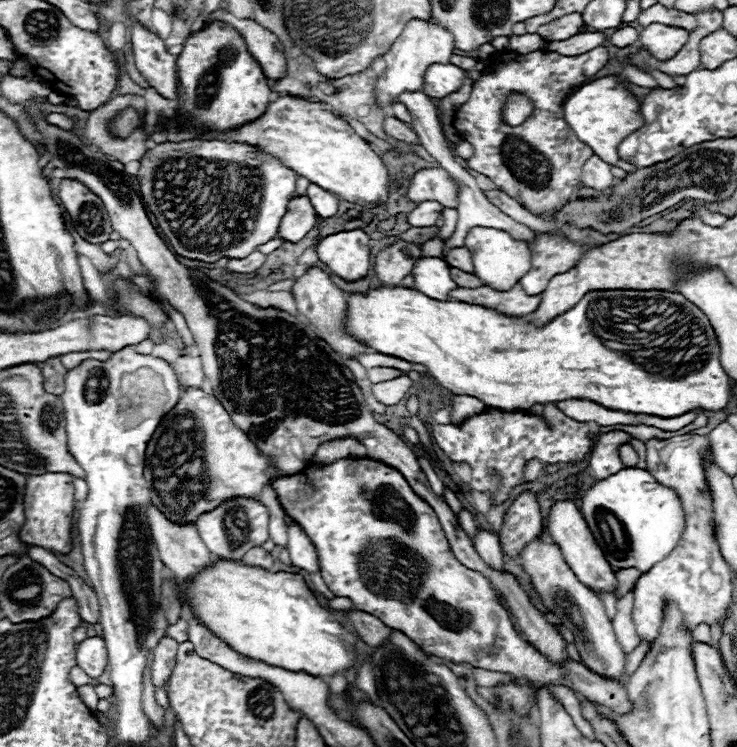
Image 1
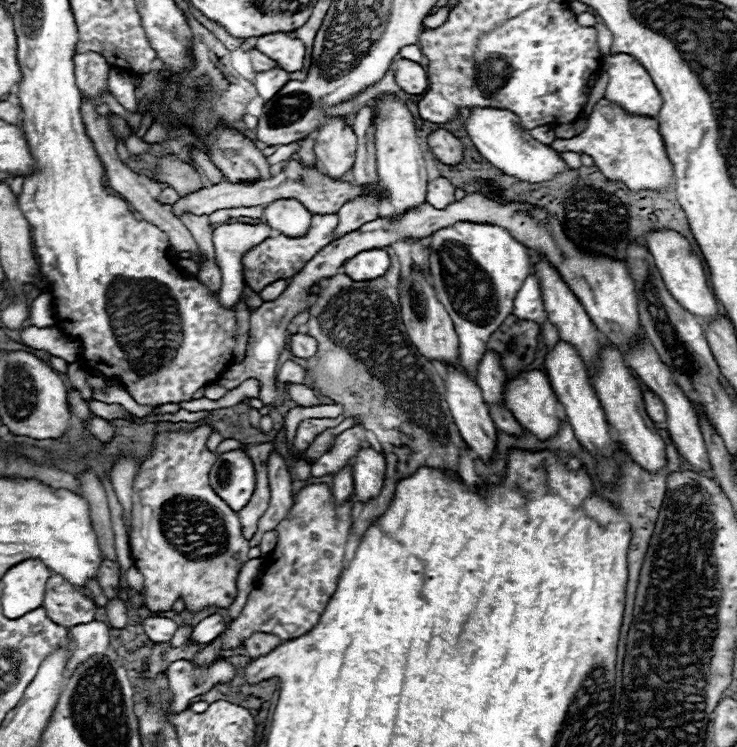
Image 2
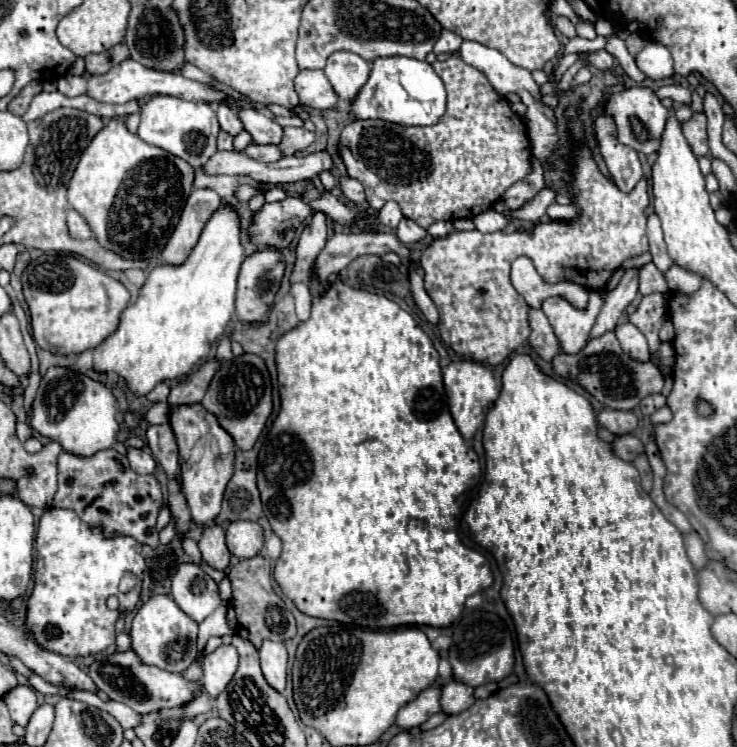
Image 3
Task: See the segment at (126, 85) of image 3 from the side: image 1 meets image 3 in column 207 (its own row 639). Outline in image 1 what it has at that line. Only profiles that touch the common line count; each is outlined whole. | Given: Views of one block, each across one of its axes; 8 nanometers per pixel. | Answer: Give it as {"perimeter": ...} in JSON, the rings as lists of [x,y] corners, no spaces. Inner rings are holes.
{"perimeter":[[[100,636],[86,638],[76,648],[76,664],[90,677],[98,678],[108,666],[106,644]]]}

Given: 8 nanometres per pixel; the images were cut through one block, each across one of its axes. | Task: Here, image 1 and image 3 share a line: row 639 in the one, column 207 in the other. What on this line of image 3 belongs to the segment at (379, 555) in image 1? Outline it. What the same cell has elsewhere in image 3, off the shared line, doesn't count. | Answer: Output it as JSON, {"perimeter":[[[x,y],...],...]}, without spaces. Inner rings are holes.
{"perimeter":[[[202,404],[174,406],[170,410],[170,426],[174,430],[180,450],[182,492],[188,502],[192,522],[196,526],[204,526],[216,520],[226,484],[234,474],[234,458],[236,458],[234,438],[218,424],[218,418],[212,412],[208,412]]]}

